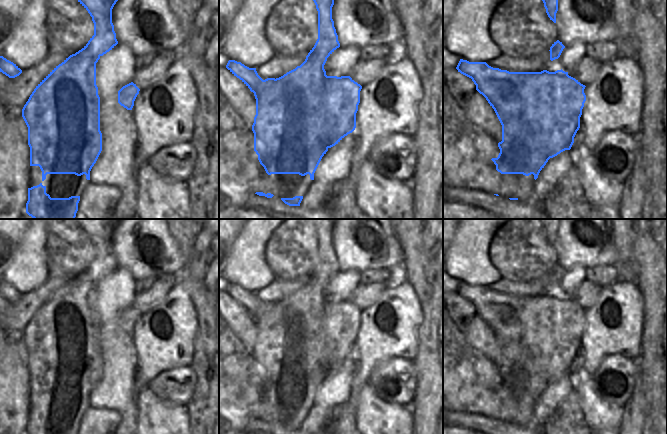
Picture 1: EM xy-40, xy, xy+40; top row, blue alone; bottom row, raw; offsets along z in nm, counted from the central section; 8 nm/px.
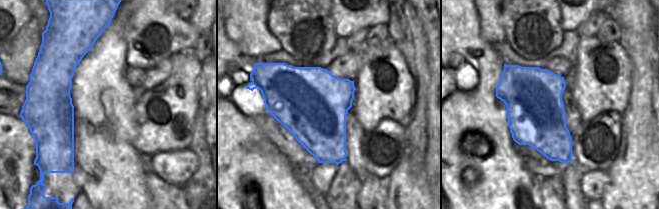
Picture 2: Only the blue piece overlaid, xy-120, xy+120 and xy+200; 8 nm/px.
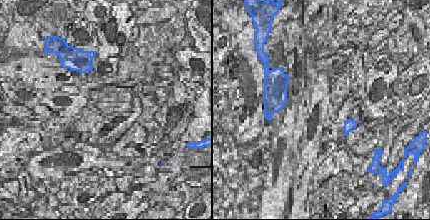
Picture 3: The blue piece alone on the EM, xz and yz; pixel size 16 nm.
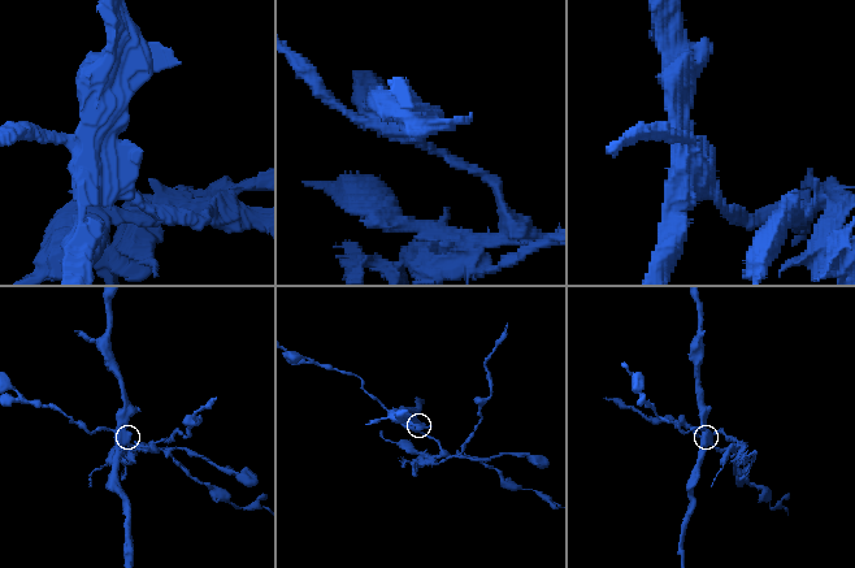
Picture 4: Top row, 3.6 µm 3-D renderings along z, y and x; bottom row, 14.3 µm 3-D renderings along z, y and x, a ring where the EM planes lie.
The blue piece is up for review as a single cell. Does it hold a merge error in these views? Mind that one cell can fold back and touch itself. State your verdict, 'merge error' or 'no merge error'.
merge error

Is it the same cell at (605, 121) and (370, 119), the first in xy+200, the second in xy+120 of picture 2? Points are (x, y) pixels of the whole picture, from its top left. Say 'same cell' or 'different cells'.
different cells

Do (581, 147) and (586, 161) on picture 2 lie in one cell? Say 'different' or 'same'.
same

